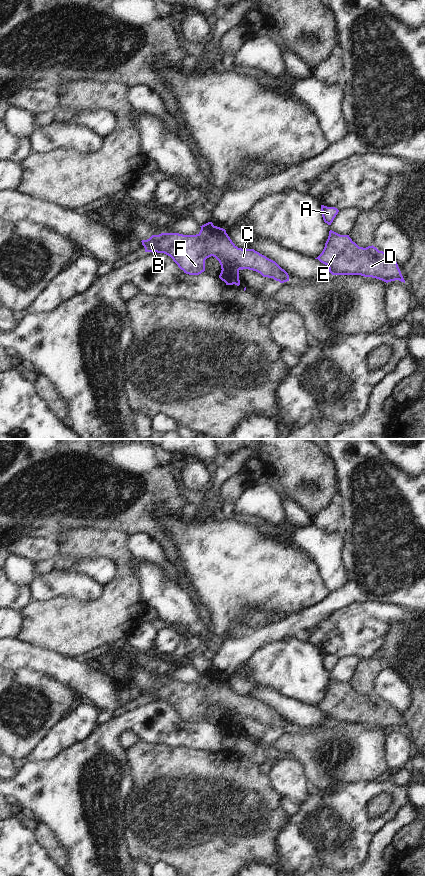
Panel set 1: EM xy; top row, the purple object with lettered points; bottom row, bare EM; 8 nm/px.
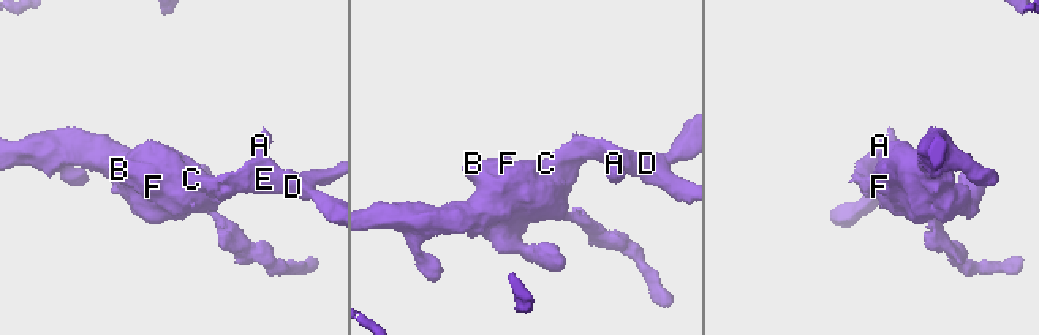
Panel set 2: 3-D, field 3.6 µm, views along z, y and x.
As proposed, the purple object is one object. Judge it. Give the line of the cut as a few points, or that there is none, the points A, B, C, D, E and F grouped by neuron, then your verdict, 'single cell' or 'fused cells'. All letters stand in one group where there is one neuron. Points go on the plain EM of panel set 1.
no cut; A B C D E F; single cell

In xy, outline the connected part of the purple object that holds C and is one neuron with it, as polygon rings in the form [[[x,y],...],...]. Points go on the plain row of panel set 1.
[[[208,670],[196,683],[161,681],[142,688],[145,700],[164,701],[189,723],[205,719],[205,708],[215,705],[221,713],[219,726],[226,733],[240,733],[239,718],[249,717],[280,731],[289,729],[288,721],[275,709],[254,697],[238,696],[226,678]]]

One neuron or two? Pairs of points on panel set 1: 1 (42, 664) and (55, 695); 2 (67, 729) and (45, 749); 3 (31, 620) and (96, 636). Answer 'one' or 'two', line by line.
1: two
2: one
3: one

